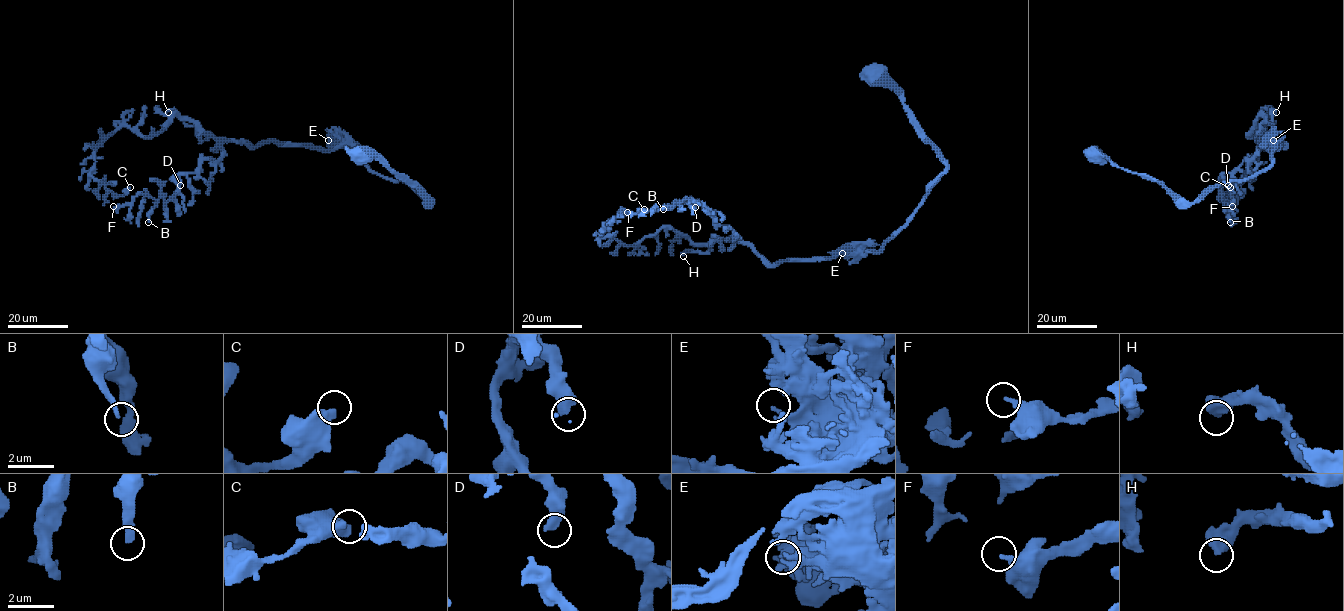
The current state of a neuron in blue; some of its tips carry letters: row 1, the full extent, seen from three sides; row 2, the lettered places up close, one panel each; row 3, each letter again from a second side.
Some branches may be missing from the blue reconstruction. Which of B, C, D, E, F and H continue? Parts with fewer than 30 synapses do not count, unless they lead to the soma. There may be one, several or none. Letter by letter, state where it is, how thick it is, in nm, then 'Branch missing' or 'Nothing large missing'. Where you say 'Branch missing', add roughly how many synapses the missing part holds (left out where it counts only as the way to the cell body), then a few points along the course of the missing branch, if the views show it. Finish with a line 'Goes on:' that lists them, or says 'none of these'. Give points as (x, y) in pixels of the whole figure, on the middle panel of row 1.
B: Place: (663, 209). Thickness 240 nm. Nothing large missing
C: Place: (644, 209). Thickness 550 nm. Nothing large missing
D: Place: (695, 207). Thickness 550 nm. Nothing large missing
E: Place: (842, 253). Thickness 200 nm. Nothing large missing
F: Place: (627, 212). Thickness 240 nm. Nothing large missing
H: Place: (683, 256). Thickness 550 nm. Nothing large missing
Goes on: none of these

